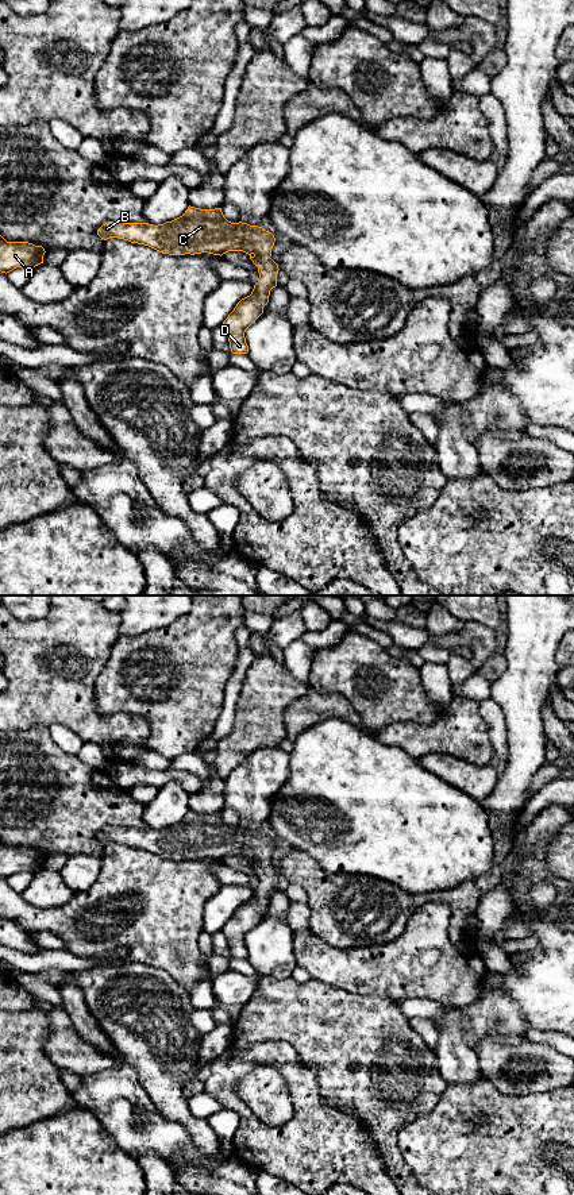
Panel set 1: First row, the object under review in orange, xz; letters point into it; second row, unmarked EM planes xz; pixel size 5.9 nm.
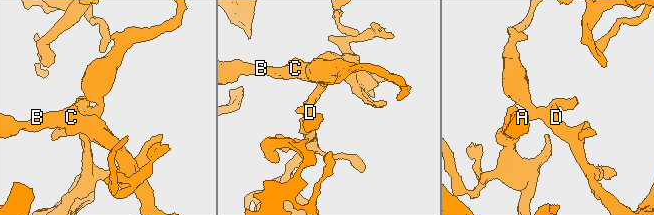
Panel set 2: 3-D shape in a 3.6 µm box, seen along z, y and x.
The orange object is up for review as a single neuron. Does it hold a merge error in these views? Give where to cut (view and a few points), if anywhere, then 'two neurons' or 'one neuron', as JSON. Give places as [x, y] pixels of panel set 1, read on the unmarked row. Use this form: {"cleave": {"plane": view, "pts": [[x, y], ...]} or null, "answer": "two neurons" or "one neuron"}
{"cleave": null, "answer": "one neuron"}

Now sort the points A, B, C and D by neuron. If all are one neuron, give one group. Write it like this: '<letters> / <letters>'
A B C D

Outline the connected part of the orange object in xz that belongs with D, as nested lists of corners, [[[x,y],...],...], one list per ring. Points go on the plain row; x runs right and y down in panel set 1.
[[[189,810],[182,821],[163,829],[108,826],[97,834],[97,840],[104,845],[119,843],[145,849],[169,860],[208,857],[221,861],[228,856],[249,859],[258,872],[258,887],[221,929],[231,957],[249,957],[244,937],[263,918],[270,895],[277,891],[280,874],[270,863],[276,847],[271,837],[242,826],[231,828],[221,813],[200,814]]]

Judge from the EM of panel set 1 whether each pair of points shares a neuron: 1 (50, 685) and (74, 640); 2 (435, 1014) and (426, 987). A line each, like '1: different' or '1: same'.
1: same
2: different

